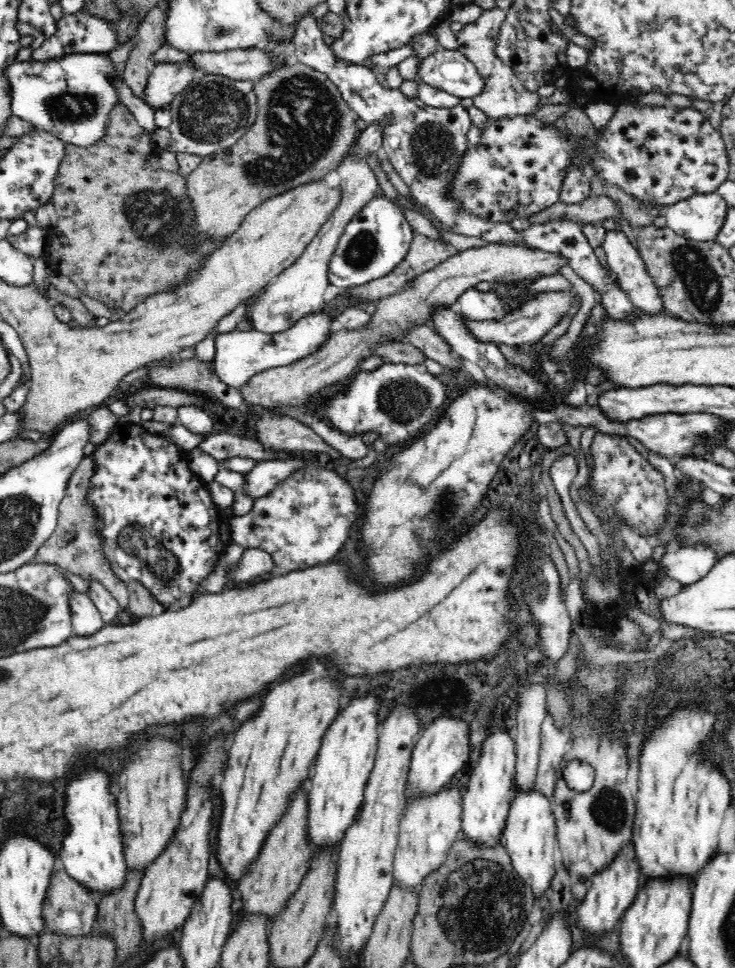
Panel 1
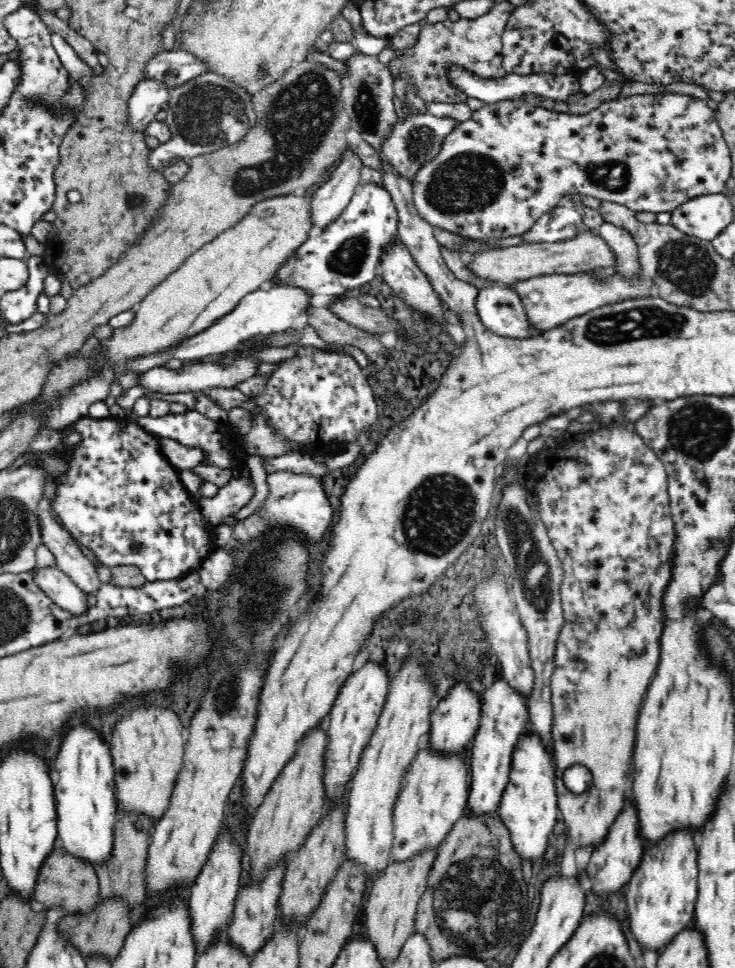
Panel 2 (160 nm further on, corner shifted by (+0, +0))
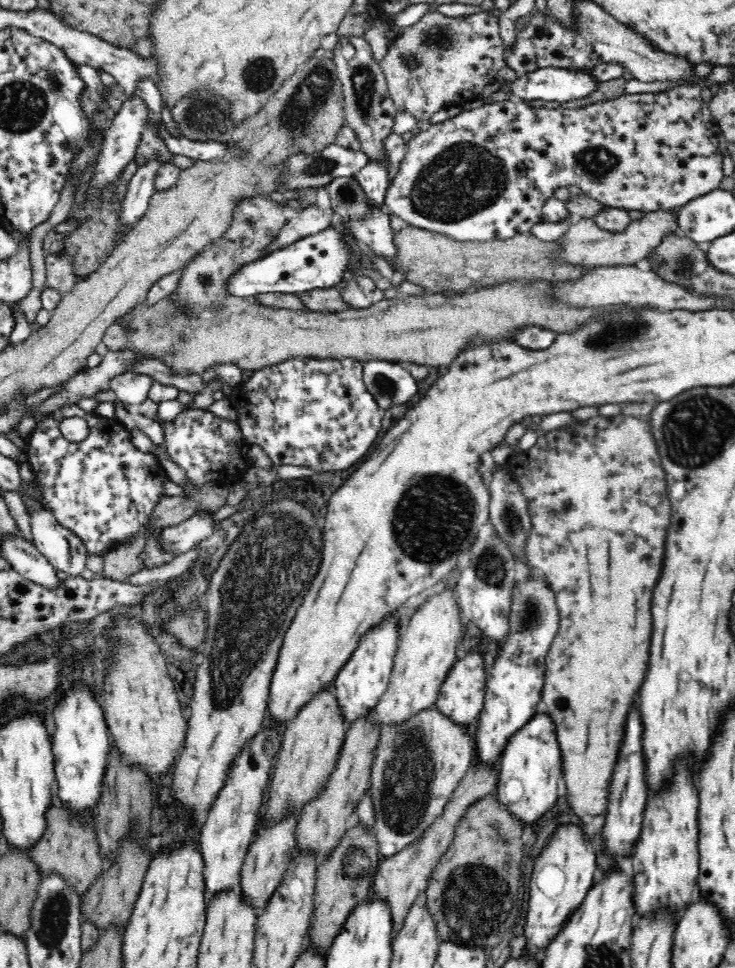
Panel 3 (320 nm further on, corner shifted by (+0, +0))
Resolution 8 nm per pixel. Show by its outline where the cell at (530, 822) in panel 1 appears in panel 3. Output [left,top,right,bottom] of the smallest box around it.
[494,712,563,824]

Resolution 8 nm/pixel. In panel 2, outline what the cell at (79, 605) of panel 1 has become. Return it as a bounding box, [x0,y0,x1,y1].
[32,566,88,614]

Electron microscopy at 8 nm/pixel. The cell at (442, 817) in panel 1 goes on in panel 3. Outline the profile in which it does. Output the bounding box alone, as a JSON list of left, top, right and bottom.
[368,704,476,859]

